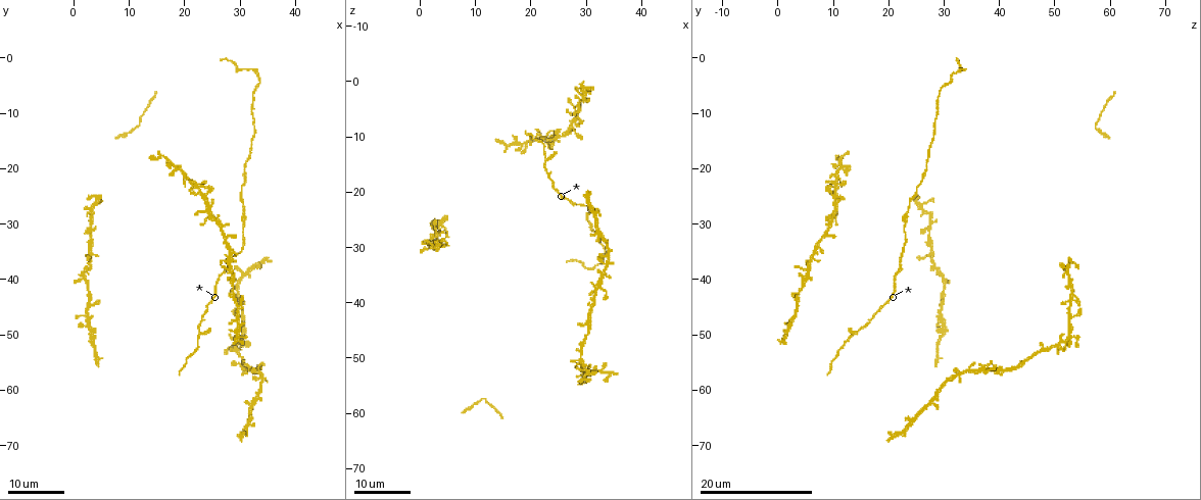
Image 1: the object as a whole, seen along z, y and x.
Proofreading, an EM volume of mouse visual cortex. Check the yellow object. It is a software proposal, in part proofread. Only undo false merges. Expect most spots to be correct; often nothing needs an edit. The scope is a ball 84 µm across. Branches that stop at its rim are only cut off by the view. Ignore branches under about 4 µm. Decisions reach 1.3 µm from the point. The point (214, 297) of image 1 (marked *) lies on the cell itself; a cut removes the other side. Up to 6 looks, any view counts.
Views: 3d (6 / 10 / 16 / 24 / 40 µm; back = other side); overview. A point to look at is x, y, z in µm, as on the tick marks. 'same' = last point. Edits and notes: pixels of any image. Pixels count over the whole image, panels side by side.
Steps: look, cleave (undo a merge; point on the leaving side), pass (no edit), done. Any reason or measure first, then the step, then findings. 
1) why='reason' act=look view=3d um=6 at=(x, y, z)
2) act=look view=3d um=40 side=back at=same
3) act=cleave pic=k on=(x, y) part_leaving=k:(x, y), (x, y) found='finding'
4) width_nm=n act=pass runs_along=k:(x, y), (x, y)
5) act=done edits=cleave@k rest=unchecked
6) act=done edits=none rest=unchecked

why='a narrow waist' act=look view=3d um=16 at=(34.0, 36.5, 52.0)

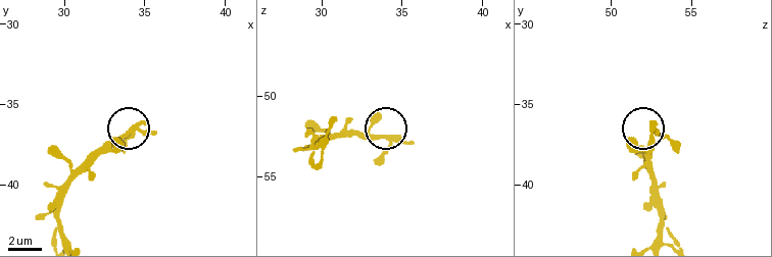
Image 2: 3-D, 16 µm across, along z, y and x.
why='zoom in' act=look view=3d um=10 at=(33.8, 36.9, 52.4)

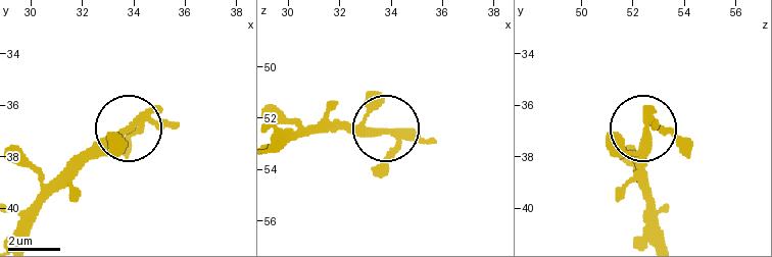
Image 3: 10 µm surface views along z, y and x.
width_nm=240 act=pass found='one cell here'

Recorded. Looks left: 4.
act=look view=3d um=16 at=(31.5, 55.5, 37.5)

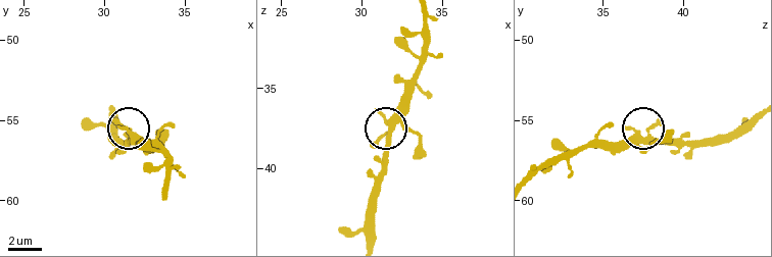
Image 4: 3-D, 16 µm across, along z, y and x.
act=look view=3d um=10 at=(31.4, 55.7, 36.9)

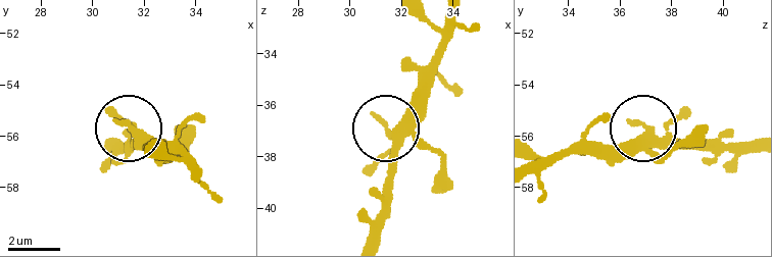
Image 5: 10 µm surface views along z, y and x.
act=look view=3d um=10 side=back at=(31.4, 55.7, 37.0)

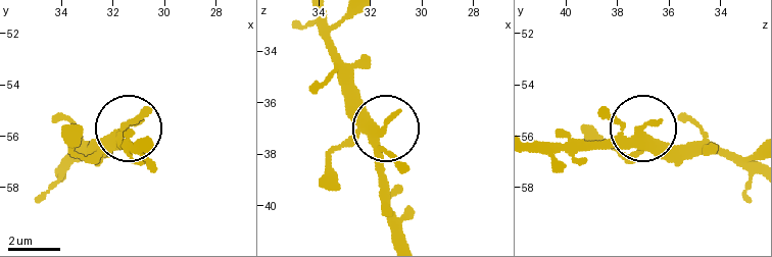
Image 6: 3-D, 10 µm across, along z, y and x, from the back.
act=pass found='continuous, no second cell'

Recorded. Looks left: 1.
act=done edits=none rest=unchecked

